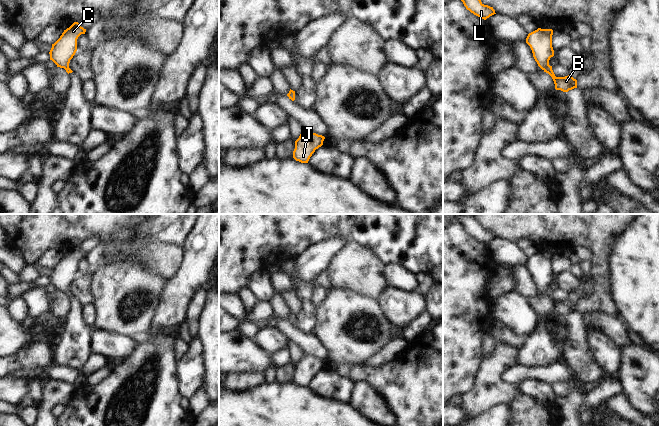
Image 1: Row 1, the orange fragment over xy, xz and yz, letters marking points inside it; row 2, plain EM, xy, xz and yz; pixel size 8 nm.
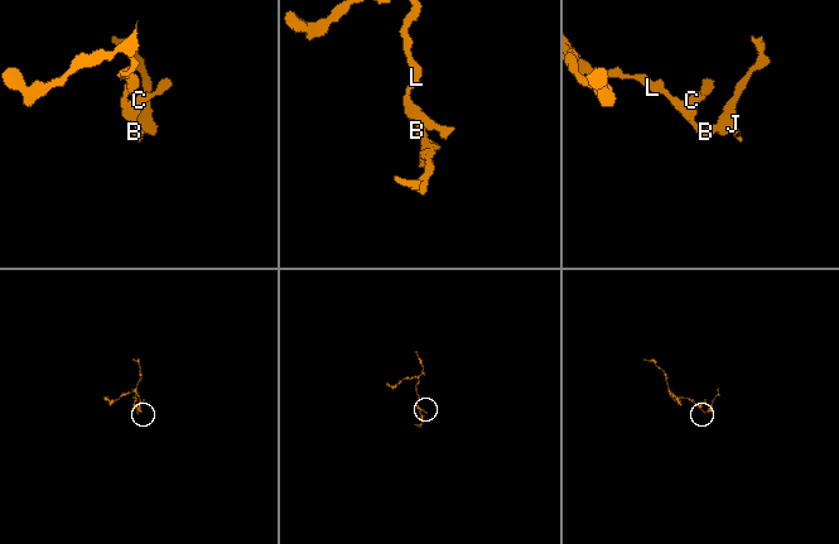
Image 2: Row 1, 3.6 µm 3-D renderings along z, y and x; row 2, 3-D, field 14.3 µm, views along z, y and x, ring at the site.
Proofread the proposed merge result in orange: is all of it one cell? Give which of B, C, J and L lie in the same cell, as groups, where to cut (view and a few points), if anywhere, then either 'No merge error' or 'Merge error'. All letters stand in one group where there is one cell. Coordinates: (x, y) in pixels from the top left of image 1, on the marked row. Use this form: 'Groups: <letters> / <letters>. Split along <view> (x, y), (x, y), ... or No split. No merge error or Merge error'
Groups: B C J L. No split. No merge error.

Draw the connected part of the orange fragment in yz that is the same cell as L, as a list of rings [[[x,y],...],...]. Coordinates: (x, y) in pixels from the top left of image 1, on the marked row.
[[[461,0],[466,7],[474,15],[486,20],[490,16],[496,14],[493,7],[484,5],[481,0]]]

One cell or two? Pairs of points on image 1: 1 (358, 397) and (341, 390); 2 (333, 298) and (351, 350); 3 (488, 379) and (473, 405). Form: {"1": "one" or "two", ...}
{"1": "two", "2": "one", "3": "one"}

